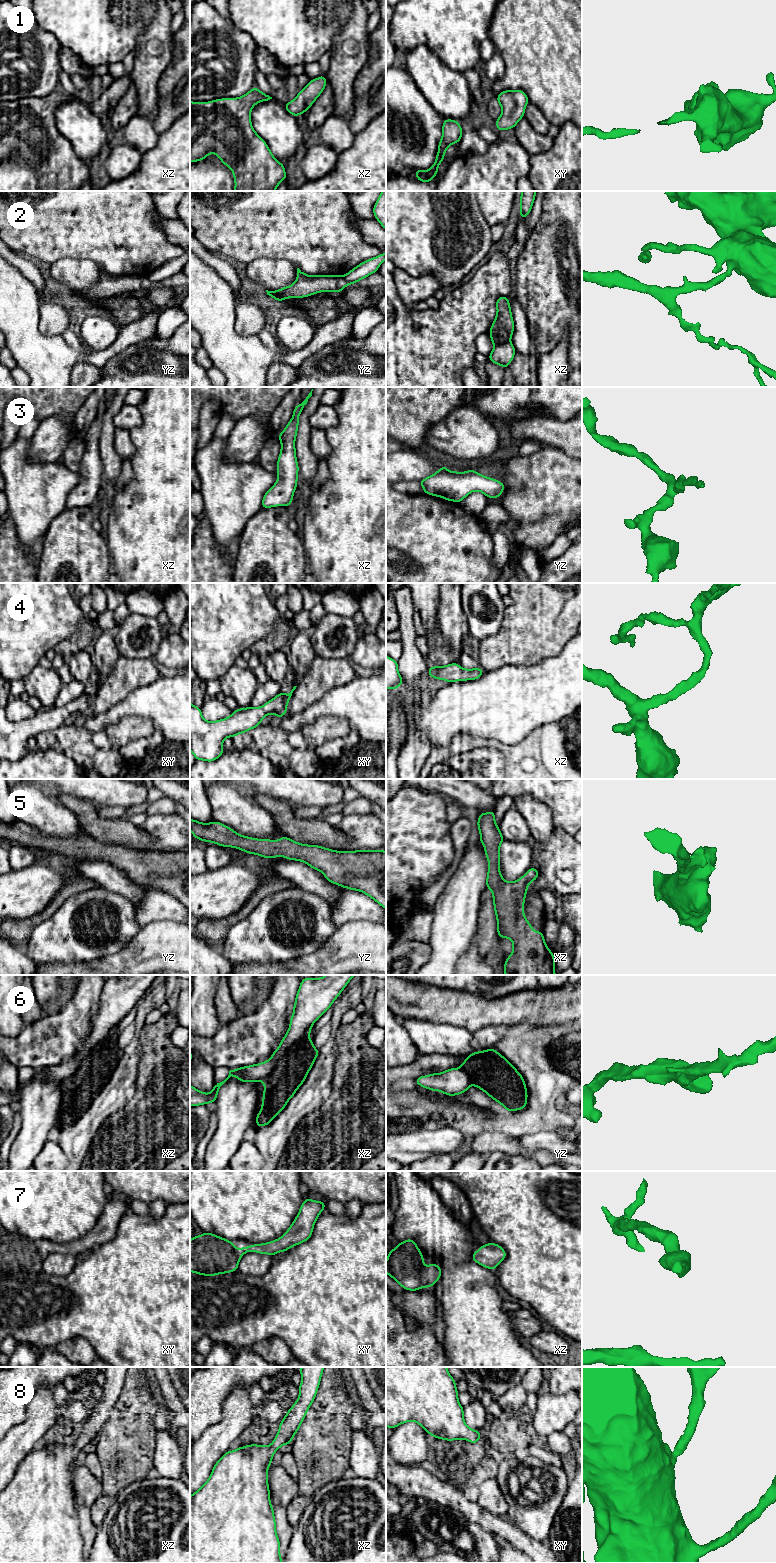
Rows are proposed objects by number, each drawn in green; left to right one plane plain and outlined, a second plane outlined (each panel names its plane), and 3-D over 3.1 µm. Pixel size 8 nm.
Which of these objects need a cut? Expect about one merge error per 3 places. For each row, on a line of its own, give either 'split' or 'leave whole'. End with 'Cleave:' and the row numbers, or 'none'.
1: leave whole
2: split
3: leave whole
4: leave whole
5: leave whole
6: split
7: leave whole
8: leave whole
Cleave: 2, 6

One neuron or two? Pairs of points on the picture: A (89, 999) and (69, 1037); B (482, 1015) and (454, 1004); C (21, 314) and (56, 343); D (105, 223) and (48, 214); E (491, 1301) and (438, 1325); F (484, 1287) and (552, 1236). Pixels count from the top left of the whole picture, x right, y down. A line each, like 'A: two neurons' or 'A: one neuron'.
A: one neuron
B: one neuron
C: one neuron
D: one neuron
E: two neurons
F: two neurons

